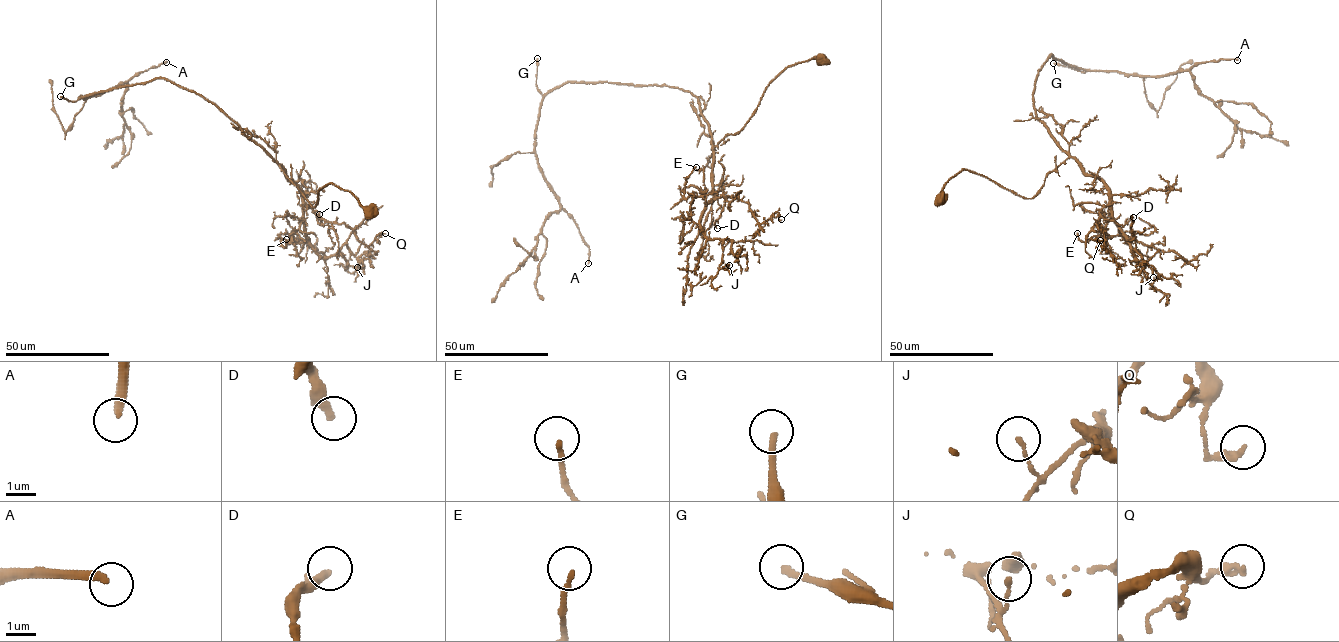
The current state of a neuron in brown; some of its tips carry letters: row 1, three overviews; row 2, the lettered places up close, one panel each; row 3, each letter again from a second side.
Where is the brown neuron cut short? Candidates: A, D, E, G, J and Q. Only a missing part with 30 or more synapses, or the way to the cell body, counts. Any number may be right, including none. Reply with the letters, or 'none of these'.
A, G

